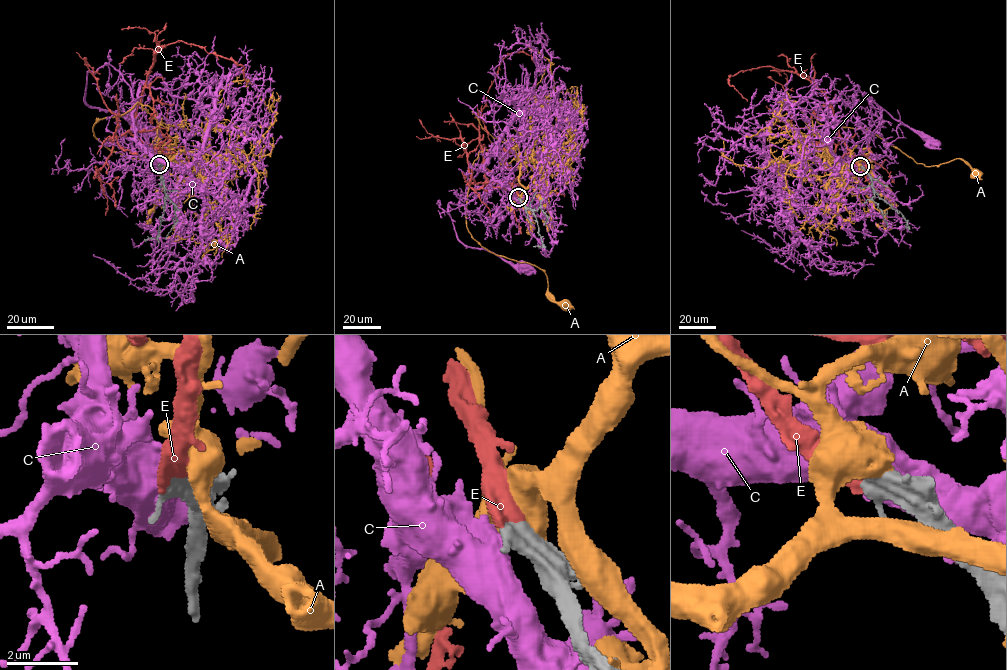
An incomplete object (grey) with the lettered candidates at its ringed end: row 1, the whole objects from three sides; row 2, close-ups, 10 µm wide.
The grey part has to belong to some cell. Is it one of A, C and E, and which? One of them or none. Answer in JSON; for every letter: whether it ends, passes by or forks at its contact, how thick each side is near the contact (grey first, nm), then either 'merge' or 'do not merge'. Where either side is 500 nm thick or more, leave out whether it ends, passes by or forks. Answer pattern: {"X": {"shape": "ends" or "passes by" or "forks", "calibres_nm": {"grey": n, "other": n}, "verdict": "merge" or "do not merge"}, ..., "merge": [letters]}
{"A": {"calibres_nm": {"grey": 500, "other": 800}, "verdict": "do not merge"}, "C": {"calibres_nm": {"grey": 550, "other": 700}, "verdict": "do not merge"}, "E": {"shape": "ends", "calibres_nm": {"grey": 400, "other": 460}, "verdict": "merge"}, "merge": ["E"]}

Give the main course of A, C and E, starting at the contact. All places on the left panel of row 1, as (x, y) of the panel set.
A: (159, 164), (178, 149), (155, 140), (147, 105), (97, 119), (111, 151), (169, 149), (184, 166)
C: (158, 165), (143, 161), (132, 145), (129, 84), (108, 64), (88, 71), (88, 105), (154, 131)
E: (158, 164), (152, 146), (130, 131), (157, 49), (177, 41), (197, 45), (241, 64), (247, 83)

